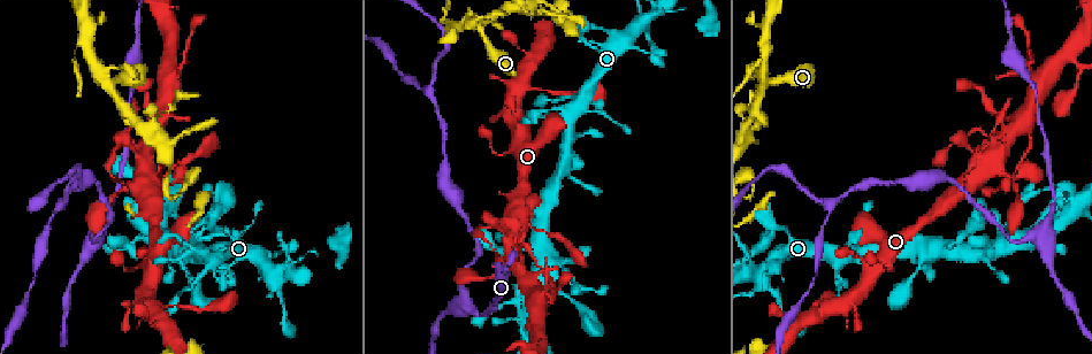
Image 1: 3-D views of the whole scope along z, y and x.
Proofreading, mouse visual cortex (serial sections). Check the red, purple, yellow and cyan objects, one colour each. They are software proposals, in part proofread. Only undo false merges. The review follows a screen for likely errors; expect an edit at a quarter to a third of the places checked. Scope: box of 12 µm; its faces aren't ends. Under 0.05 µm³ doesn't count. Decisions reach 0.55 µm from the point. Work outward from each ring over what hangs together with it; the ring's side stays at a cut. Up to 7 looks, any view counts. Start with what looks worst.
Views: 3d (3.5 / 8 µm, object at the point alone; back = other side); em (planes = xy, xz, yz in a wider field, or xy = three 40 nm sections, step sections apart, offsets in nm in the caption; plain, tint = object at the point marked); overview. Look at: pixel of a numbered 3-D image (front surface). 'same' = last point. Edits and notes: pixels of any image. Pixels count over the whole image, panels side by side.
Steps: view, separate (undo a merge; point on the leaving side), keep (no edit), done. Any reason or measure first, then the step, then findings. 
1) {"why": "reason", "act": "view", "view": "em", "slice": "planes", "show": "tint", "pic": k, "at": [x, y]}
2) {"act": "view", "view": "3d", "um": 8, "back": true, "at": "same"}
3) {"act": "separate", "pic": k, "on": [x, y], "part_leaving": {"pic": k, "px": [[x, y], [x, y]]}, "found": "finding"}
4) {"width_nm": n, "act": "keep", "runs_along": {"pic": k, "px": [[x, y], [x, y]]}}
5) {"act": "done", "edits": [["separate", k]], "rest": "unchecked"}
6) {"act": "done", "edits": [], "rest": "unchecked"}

{"why": "thin arm on a thick one", "act": "view", "view": "3d", "um": 8, "back": true, "pic": 1, "at": [86, 47]}

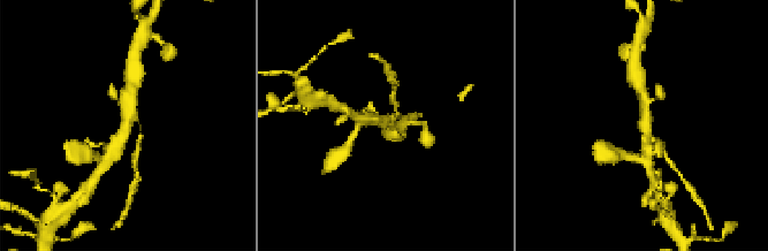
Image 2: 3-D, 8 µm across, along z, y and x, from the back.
{"why": "closer look", "act": "view", "view": "3d", "um": 3.5, "pic": 2, "at": [386, 118]}

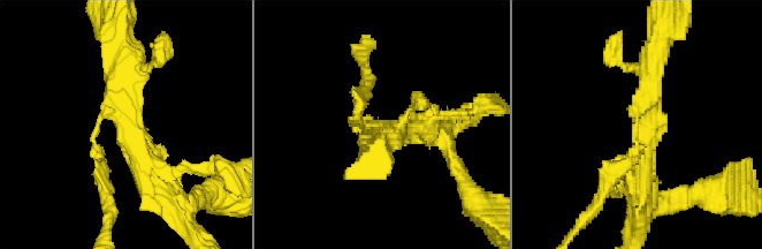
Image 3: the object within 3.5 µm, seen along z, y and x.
{"why": "need the tissue", "act": "view", "view": "em", "slice": "planes", "show": "tint", "pic": 3, "at": [121, 121]}

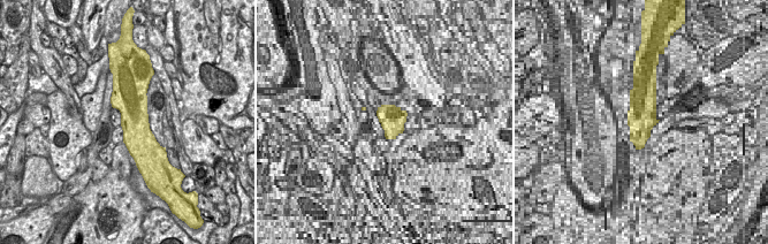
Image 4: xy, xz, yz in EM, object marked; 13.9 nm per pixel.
{"arms": 3, "arm_widths_nm": [150, 300, 300], "act": "separate", "pic": 3, "on": [98, 158], "part_leaving": {"pic": 3, "px": [[98, 125], [94, 153], [108, 220]]}, "found": "a second cell is stuck on"}

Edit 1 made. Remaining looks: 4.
{"why": "abrupt turn", "act": "view", "view": "3d", "um": 3.5, "pic": 1, "at": [109, 175]}

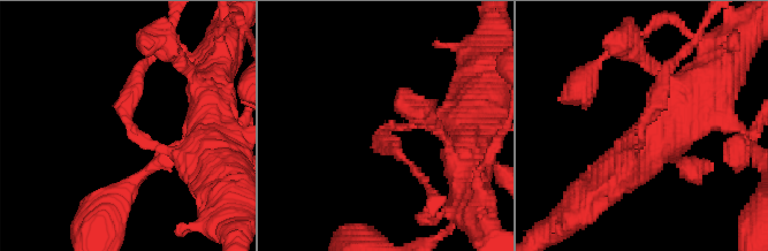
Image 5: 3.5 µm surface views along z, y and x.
{"arm_widths_nm": [200, 200], "act": "view", "view": "em", "slice": "xy", "step": 1, "show": "tint", "pic": 5, "at": [129, 126]}

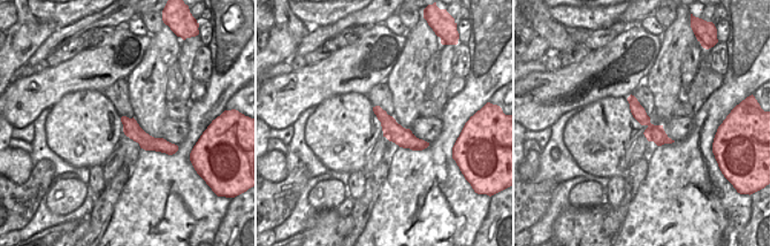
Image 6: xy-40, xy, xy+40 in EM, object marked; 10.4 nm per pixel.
{"act": "keep", "runs_along": {"pic": 6, "px": [[376, 109], [404, 138], [424, 145]]}, "found": "all the same cell"}

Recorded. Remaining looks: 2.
{"why": "sharp bend", "act": "view", "view": "3d", "um": 3.5, "back": true, "pic": 1, "at": [127, 268]}

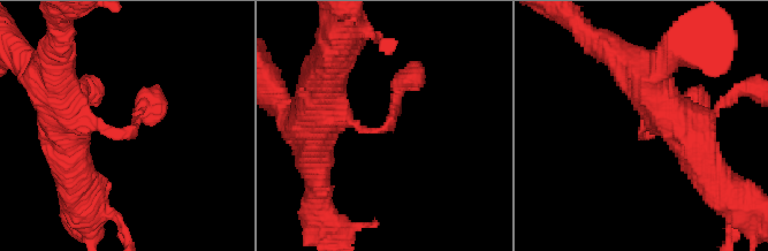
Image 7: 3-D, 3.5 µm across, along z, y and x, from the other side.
{"why": "now the EM", "act": "view", "view": "em", "slice": "xy", "step": 2, "show": "tint", "pic": 7, "at": [384, 131]}

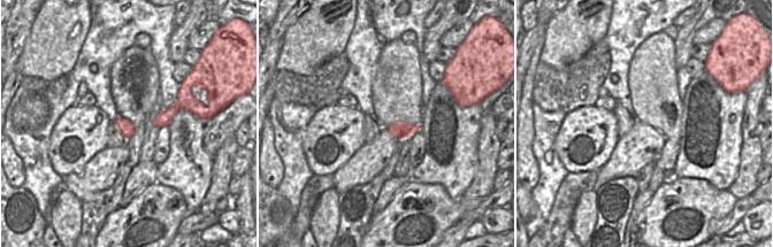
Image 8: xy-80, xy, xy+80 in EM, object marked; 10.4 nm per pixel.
{"act": "keep", "runs_along": {"pic": 7, "px": [[62, 119], [134, 130], [158, 101]]}, "found": "all the same cell"}

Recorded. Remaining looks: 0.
{"act": "done", "edits": [["separate", 3]], "rest": "unchecked"}

